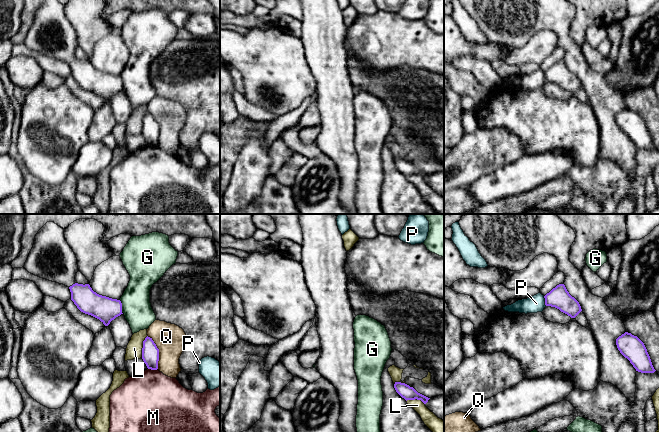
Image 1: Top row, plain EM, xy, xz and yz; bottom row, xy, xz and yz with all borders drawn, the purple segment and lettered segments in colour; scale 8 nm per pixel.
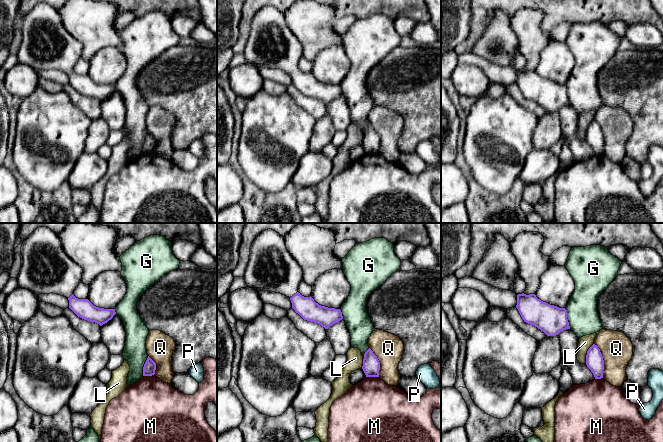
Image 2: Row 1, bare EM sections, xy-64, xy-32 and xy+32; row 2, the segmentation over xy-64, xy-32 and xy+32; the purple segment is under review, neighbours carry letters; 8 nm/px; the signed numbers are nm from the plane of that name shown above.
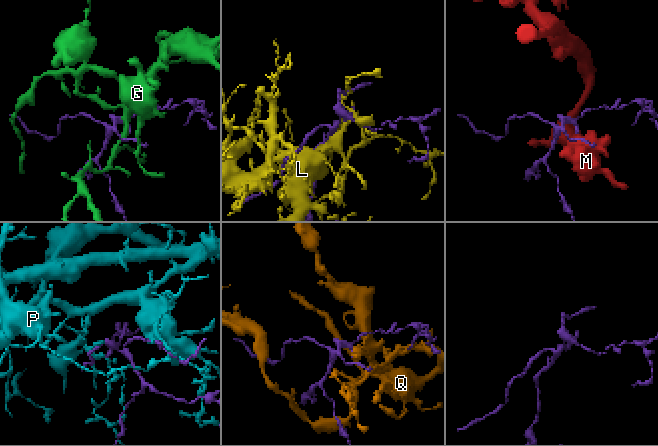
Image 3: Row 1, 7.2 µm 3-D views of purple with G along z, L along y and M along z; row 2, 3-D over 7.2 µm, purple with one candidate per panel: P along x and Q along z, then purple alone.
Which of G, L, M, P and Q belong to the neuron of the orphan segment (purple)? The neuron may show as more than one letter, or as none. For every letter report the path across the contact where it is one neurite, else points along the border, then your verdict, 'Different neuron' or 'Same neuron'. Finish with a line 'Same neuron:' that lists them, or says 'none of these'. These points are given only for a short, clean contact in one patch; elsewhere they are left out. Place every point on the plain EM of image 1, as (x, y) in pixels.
G: Different neuron
L: Different neuron
M: Boundary: xy (148, 144), (157, 145). Different neuron
P: Different neuron
Q: Different neuron
Same neuron: none of these

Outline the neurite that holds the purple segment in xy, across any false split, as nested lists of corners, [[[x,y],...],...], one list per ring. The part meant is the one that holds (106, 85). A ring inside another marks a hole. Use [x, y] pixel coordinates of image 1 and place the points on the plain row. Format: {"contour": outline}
{"contour": [[[45,0],[38,7],[24,44],[35,52],[67,62],[71,68],[71,76],[77,84],[99,95],[105,102],[123,90],[120,76],[97,70],[89,60],[83,61],[75,58],[75,51],[79,47],[77,34],[64,13],[64,5],[57,0]]]}

